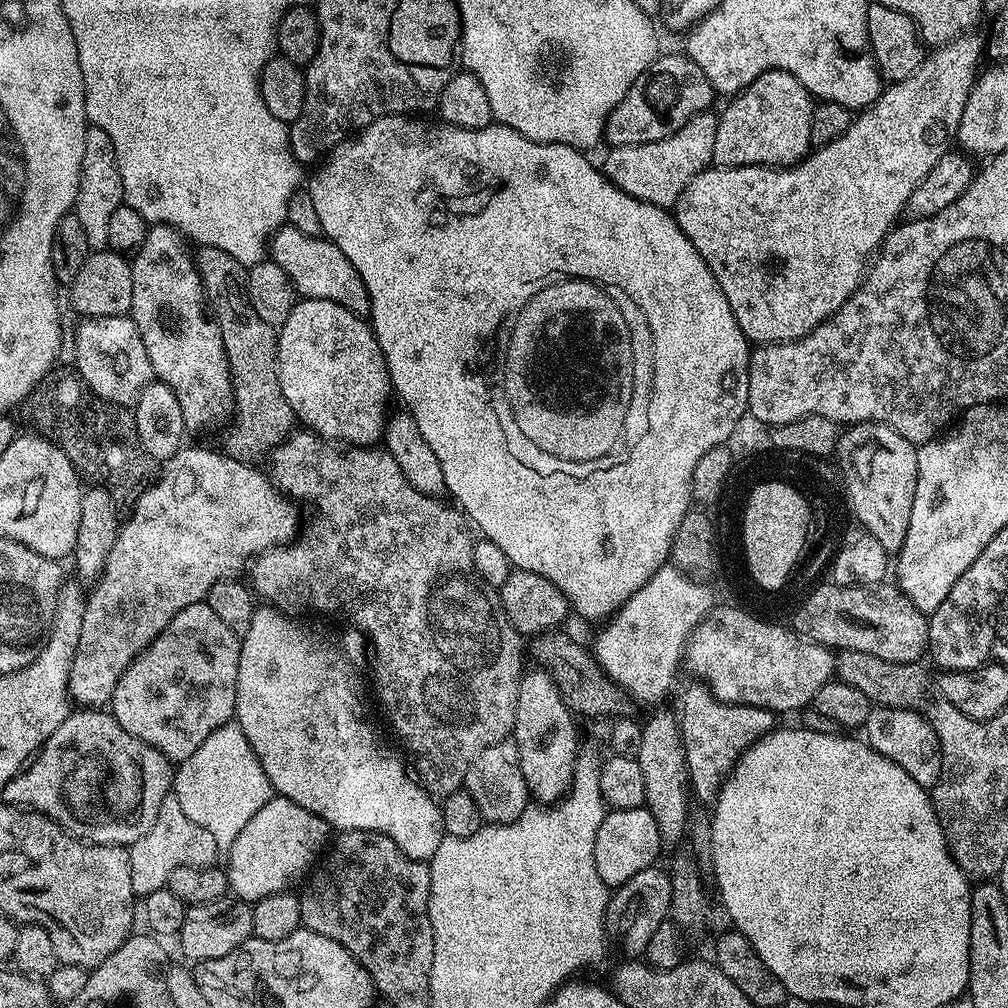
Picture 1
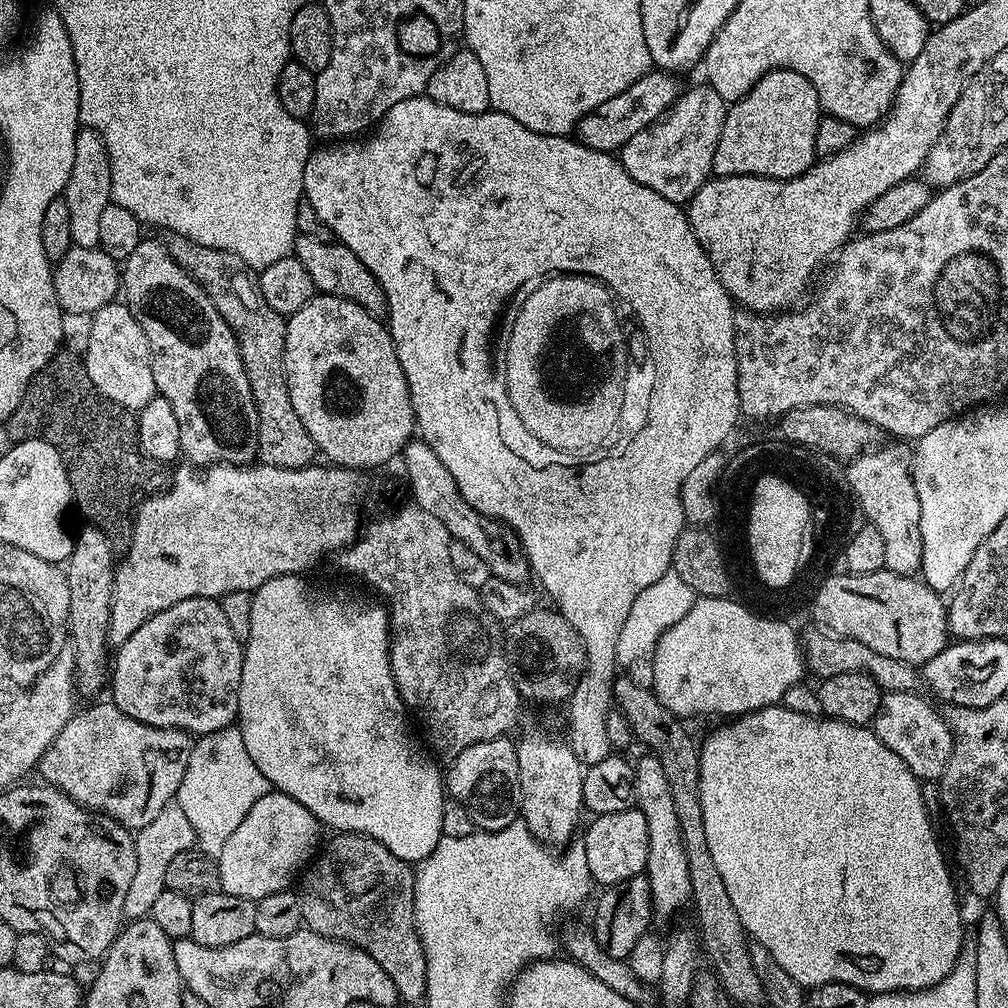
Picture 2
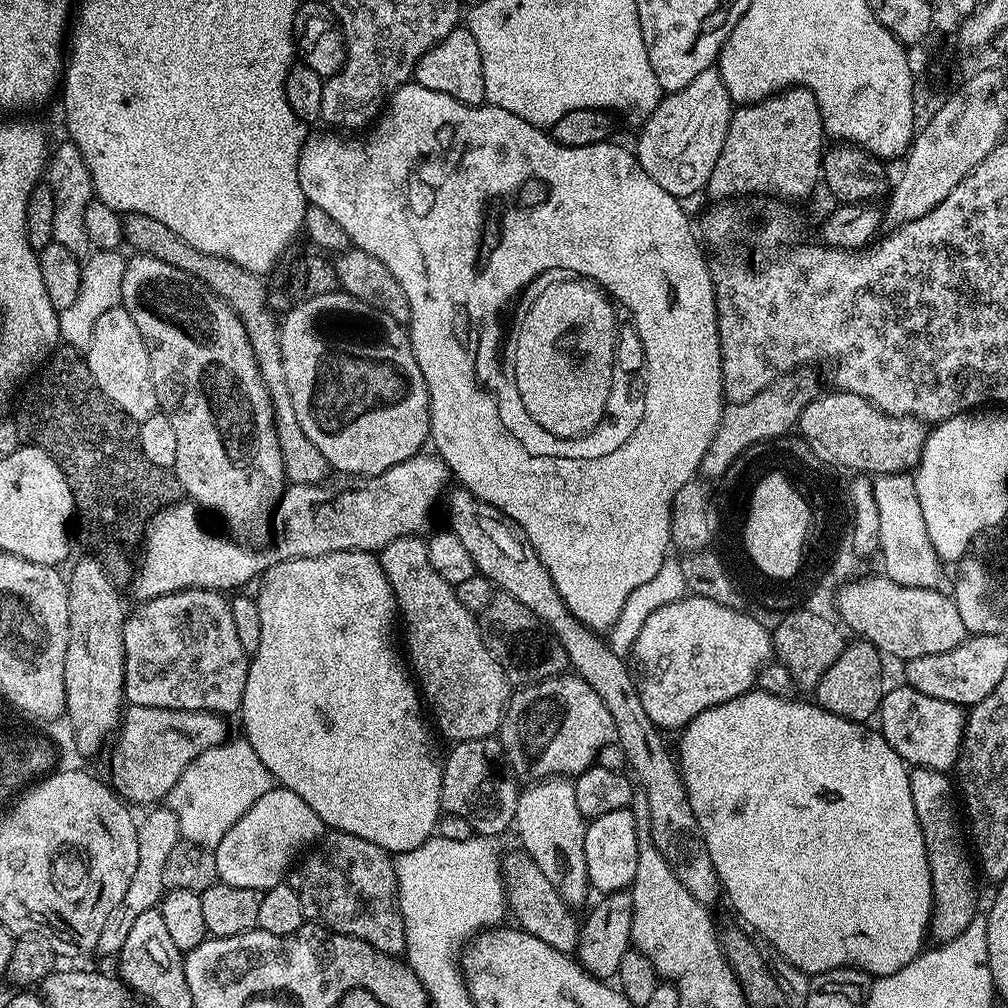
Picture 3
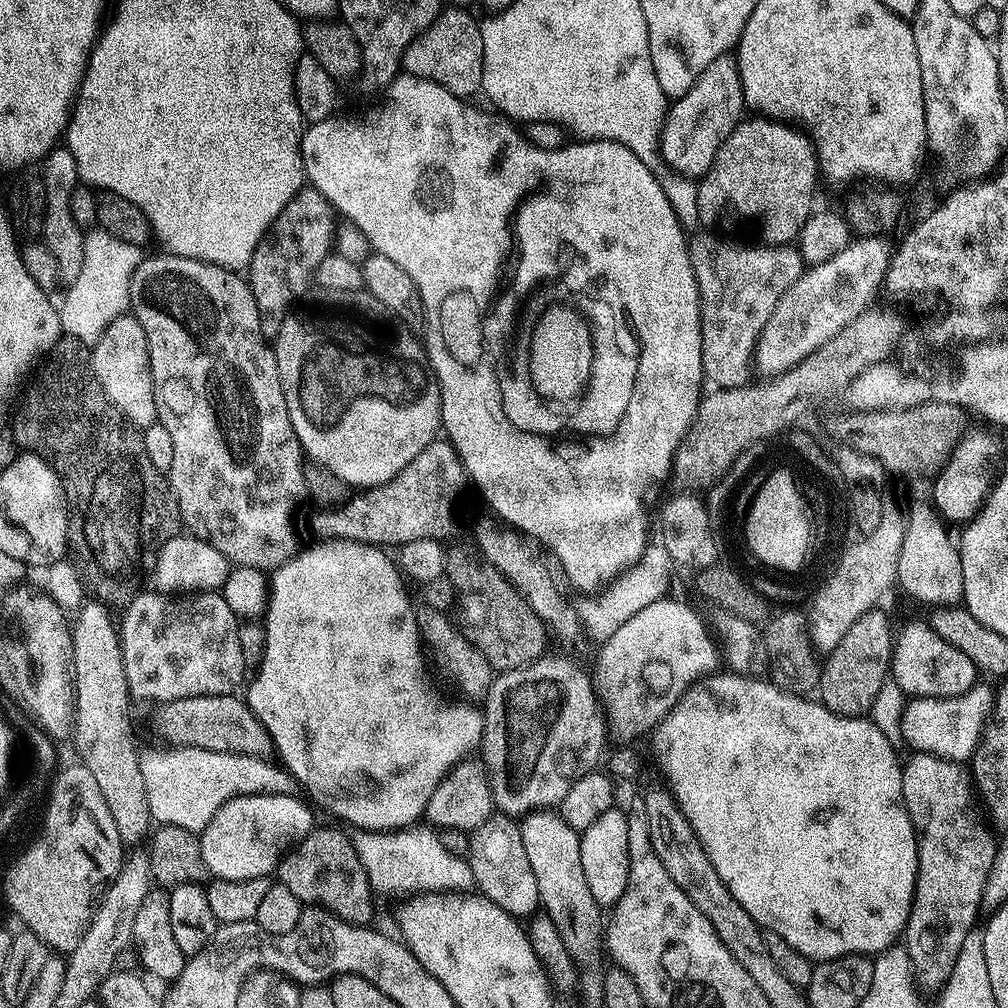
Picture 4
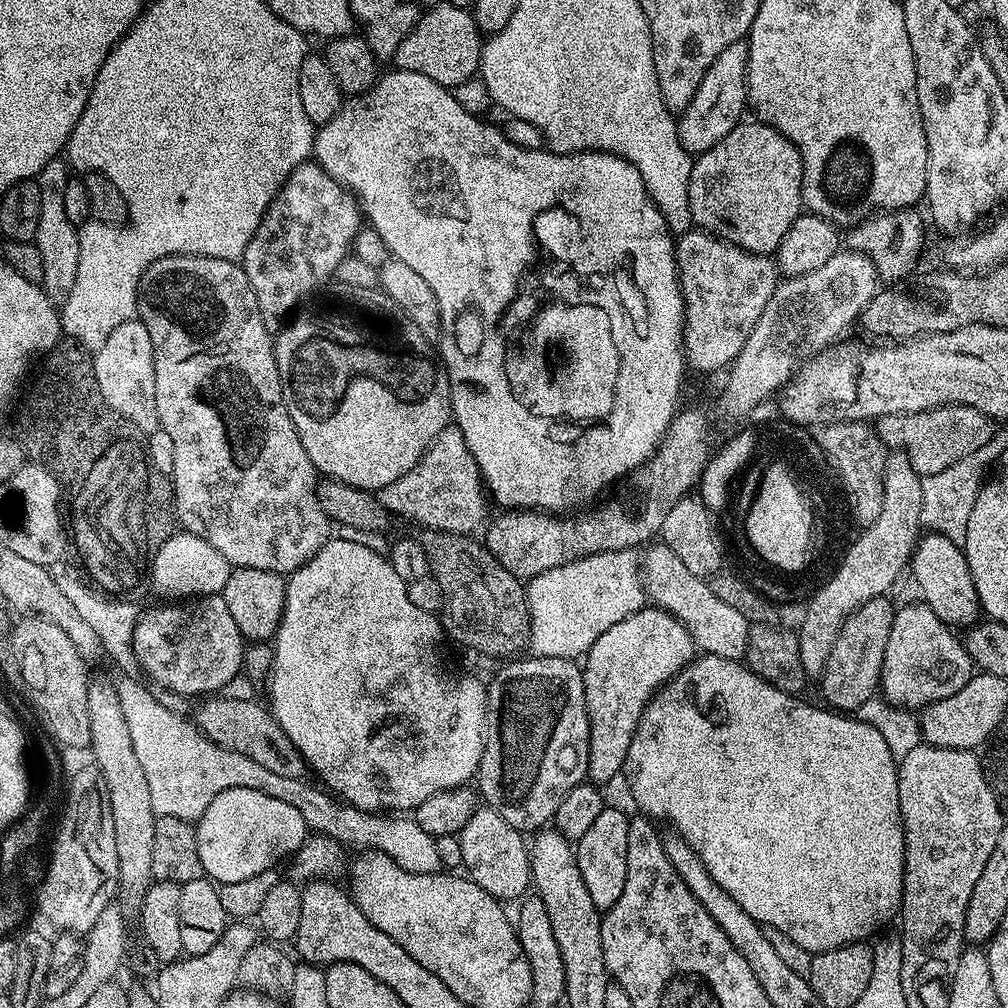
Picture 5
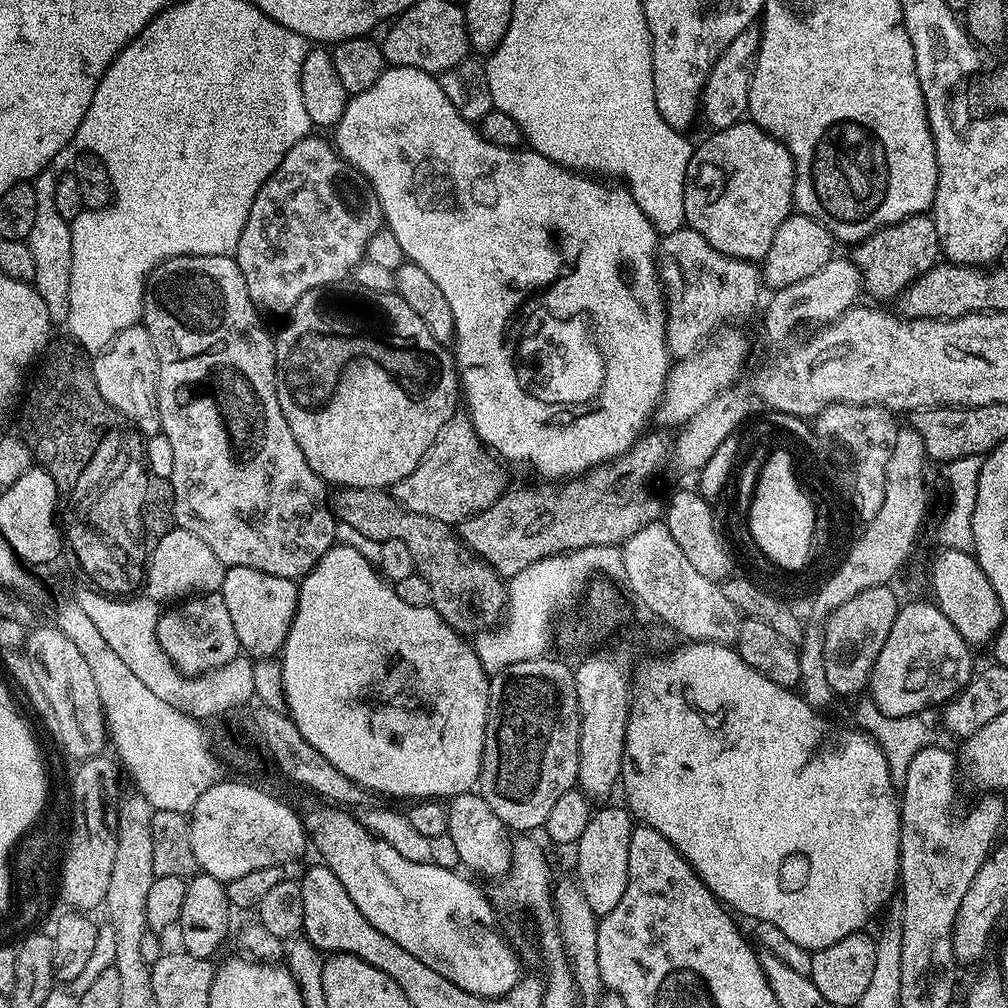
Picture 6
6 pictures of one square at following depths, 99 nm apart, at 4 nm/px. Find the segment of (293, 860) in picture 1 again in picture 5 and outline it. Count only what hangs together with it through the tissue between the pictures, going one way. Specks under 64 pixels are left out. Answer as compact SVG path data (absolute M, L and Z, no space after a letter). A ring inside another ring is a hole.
M235 788L222 790L206 806L206 810L194 824L198 838L198 858L202 858L204 876L217 885L226 882L242 882L242 878L254 878L254 874L262 874L277 867L276 863L285 856L291 857L304 845L310 833L302 814L289 806L287 802L278 802L278 798L270 798L270 794L262 794L258 790Z

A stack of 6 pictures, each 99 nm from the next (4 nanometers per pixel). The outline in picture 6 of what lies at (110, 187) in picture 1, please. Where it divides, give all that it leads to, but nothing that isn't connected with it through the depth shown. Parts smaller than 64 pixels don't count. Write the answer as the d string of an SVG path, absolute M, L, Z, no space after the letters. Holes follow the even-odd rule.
M45 170L36 177L34 187L38 198L38 210L34 210L34 227L30 229L27 246L30 254L34 254L34 278L32 284L36 293L46 302L46 310L53 322L64 322L70 310L70 234L69 221L58 214L58 206L54 206L54 186L57 173Z

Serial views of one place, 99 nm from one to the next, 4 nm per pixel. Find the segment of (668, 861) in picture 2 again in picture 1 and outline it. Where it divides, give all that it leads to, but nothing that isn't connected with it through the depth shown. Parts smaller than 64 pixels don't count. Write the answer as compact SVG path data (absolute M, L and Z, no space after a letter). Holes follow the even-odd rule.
M656 712L653 714L649 720L645 719L643 721L644 729L642 730L642 750L638 750L638 754L636 755L636 761L638 762L638 766L642 766L642 779L646 782L646 798L644 799L644 807L648 809L650 814L654 814L654 822L658 822L658 834L660 835L661 841L665 845L674 844L673 846L679 845L679 840L682 840L685 837L686 829L688 827L688 814L690 811L690 803L688 804L688 792L690 796L690 788L688 782L688 767L686 766L686 762L684 761L684 743L682 742L682 738L680 737L680 726L675 715L672 716L668 712Z

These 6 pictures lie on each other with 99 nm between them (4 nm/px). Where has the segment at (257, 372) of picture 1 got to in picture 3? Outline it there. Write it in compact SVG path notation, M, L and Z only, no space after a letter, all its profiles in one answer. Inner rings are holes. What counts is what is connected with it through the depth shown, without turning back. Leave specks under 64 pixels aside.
M129 212L124 216L124 244L127 247L132 247L131 251L133 253L149 256L150 258L158 258L162 262L166 262L170 266L190 274L195 280L200 280L203 284L207 285L216 296L221 296L236 311L238 318L246 326L246 334L250 338L250 346L254 350L254 358L258 362L258 370L262 374L262 382L270 394L272 413L274 414L276 433L278 434L278 446L282 450L282 466L284 467L287 483L325 483L329 479L327 476L328 472L330 473L330 465L326 454L322 454L322 450L318 450L318 446L314 446L314 442L310 442L310 438L306 438L306 430L302 430L302 426L298 423L298 413L294 411L294 398L290 398L290 386L286 386L286 366L282 366L280 320L278 316L272 313L272 308L268 305L268 288L260 281L263 279L257 273L246 270L226 258L218 258L214 254L206 254L202 250L196 249L195 246L190 246L190 242L186 242L186 238L181 238L179 234L174 234L174 230L170 230L170 226L166 226L166 222L158 222L158 218L150 218L150 214Z

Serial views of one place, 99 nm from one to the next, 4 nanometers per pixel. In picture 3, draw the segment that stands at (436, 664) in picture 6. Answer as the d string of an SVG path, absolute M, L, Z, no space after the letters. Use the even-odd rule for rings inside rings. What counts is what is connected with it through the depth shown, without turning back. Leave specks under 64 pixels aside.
M346 550L310 558L276 560L264 573L262 583L264 585L256 596L258 615L262 618L262 642L258 642L258 650L251 653L246 690L238 713L239 719L244 719L243 735L250 742L250 746L254 746L254 754L262 758L262 766L270 770L273 781L281 788L289 788L291 792L296 792L298 798L302 798L302 802L306 802L306 806L310 806L310 810L314 810L314 814L318 814L318 818L322 818L322 822L329 829L358 834L358 838L374 842L374 846L384 849L389 854L409 852L422 846L422 842L426 842L437 831L440 823L440 787L444 770L438 756L436 760L435 750L432 749L432 736L428 733L429 721L420 717L421 693L401 653L399 656L392 649L392 623L395 620L397 623L398 609L396 596L392 593L392 587L379 559L371 552Z

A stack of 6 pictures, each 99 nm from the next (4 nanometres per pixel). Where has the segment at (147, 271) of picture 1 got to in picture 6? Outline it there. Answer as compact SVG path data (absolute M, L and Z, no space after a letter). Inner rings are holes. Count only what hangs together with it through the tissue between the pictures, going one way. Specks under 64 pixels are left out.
M171 256L163 264L159 264L144 281L142 323L144 329L151 334L154 350L158 354L160 431L166 438L170 438L170 447L174 450L174 474L171 482L175 527L185 528L190 534L202 538L202 542L206 542L206 546L210 546L210 550L214 550L214 554L218 554L220 561L227 567L250 566L278 578L299 581L307 576L308 571L337 543L338 521L332 515L329 485L324 483L321 476L314 474L314 470L310 470L310 462L306 462L294 434L290 434L286 414L282 414L276 389L274 336L260 325L259 315L261 316L261 313L246 290L246 278L242 278L242 270L238 270L232 256Z

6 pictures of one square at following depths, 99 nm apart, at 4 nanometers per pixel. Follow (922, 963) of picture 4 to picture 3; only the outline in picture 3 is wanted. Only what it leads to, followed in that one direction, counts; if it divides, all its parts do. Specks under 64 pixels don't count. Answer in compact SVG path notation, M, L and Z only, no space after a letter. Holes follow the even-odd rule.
M919 766L909 771L908 777L910 794L914 798L914 814L918 814L918 822L922 826L922 838L926 842L926 858L930 866L932 917L928 923L928 931L931 939L936 939L933 941L937 945L946 944L958 934L962 934L962 930L978 914L976 908L978 872L970 855L970 844L966 839L965 829L962 827L962 816L958 811L953 781L945 773Z

